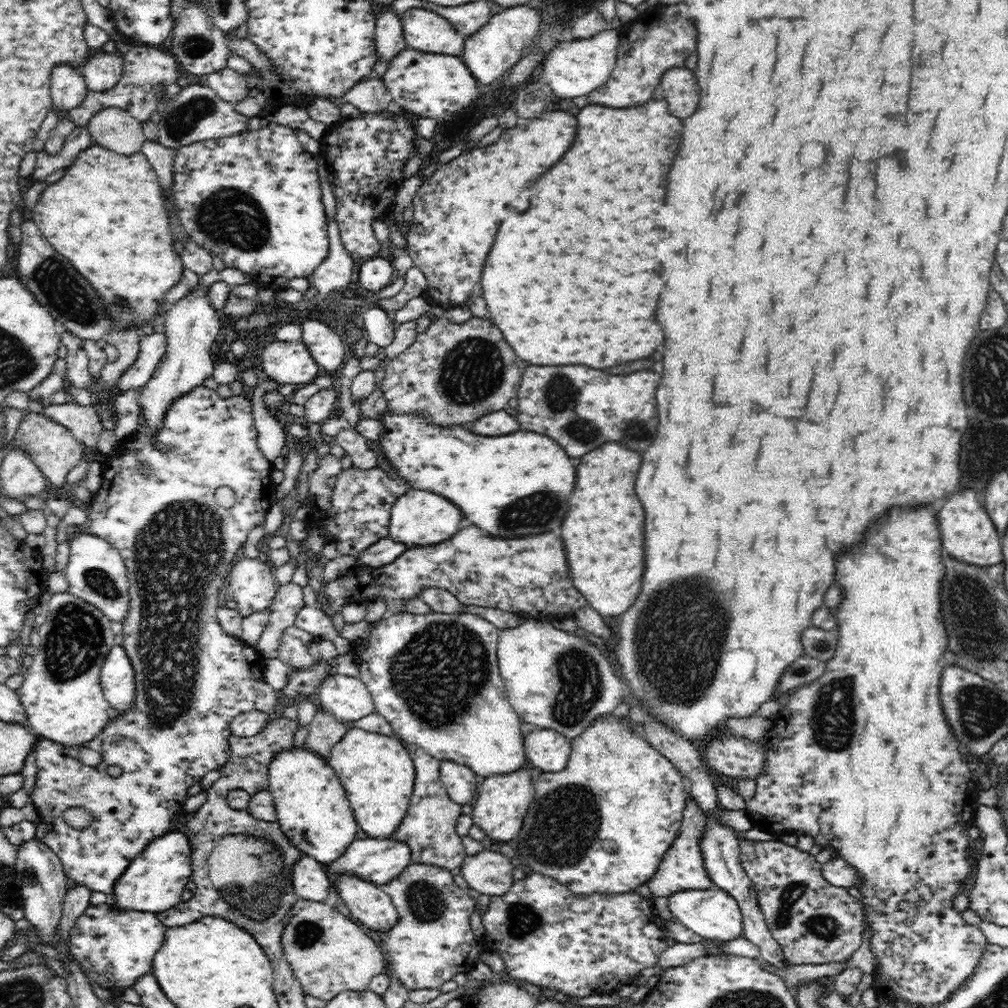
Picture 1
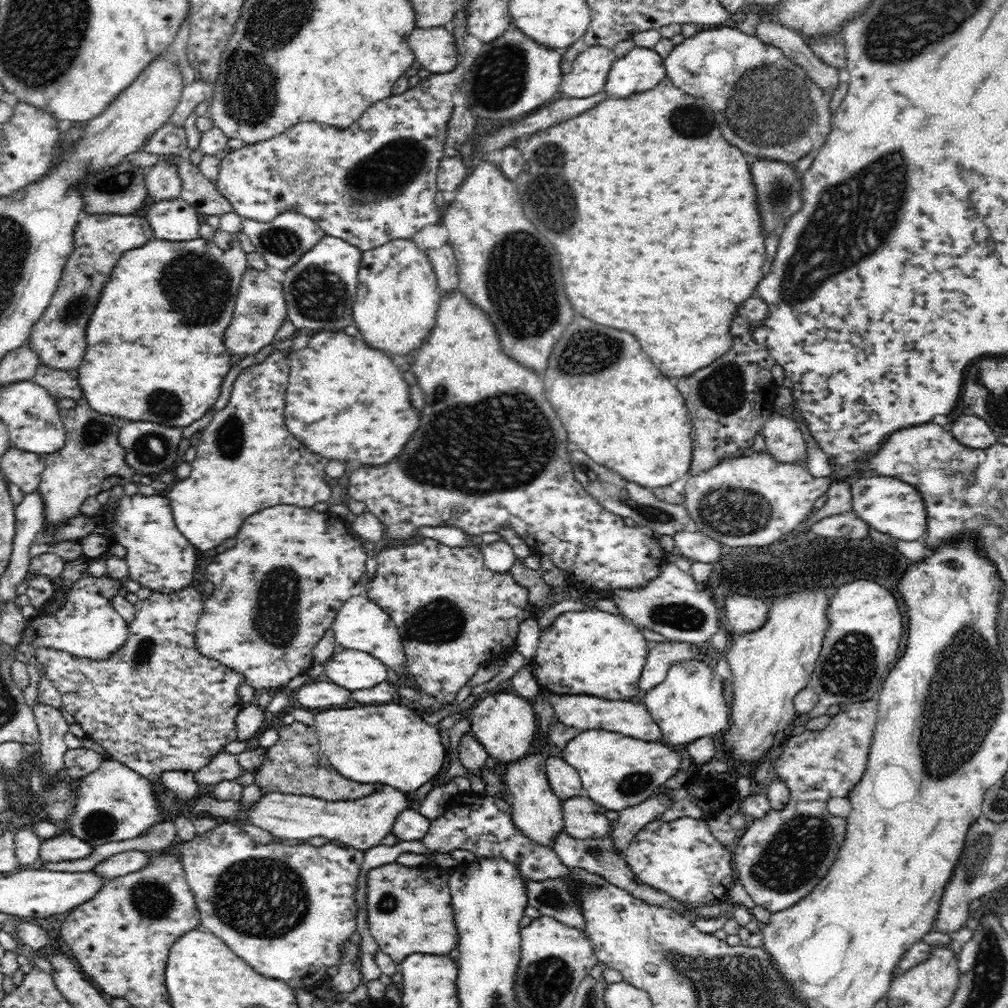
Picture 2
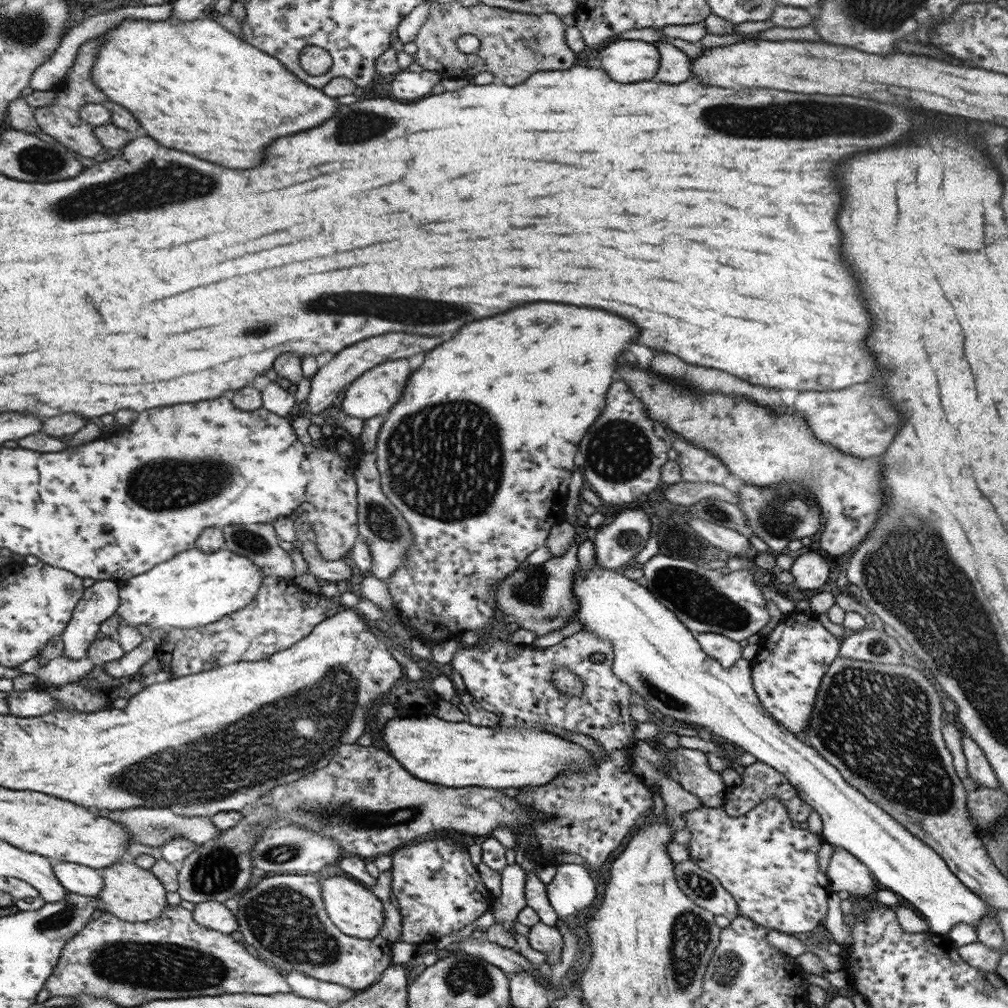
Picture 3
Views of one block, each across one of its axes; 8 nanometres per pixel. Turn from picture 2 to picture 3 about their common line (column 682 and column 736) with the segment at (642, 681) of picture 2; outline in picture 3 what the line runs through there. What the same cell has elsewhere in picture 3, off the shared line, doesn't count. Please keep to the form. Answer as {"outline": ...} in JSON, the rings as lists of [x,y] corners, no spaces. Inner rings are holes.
{"outline":[[[698,633],[695,640],[700,644],[701,650],[717,660],[723,667],[730,668],[743,654],[743,648],[738,642],[730,640],[727,636],[716,633]]]}

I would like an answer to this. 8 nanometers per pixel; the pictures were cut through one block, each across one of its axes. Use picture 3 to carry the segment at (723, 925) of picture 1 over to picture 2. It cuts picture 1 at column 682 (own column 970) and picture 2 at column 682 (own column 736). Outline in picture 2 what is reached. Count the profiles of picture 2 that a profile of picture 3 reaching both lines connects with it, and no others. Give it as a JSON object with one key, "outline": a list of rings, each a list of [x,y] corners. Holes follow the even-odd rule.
{"outline":[[[696,658],[670,665],[664,682],[648,690],[644,704],[656,725],[660,727],[662,742],[666,745],[689,745],[704,738],[721,734],[730,726],[728,704],[724,699],[723,681],[714,673],[712,662]]]}

